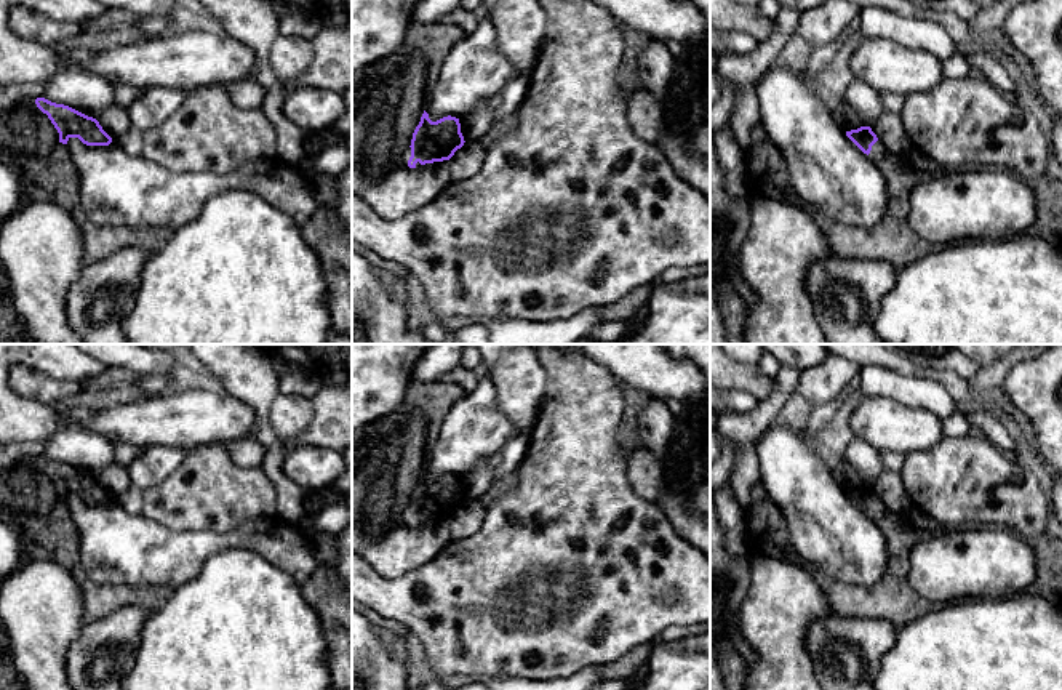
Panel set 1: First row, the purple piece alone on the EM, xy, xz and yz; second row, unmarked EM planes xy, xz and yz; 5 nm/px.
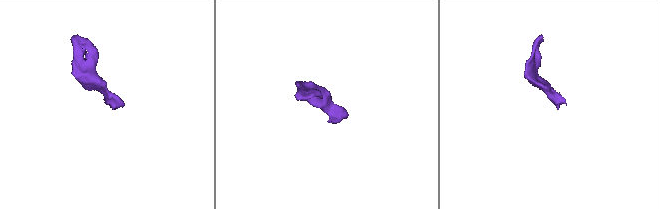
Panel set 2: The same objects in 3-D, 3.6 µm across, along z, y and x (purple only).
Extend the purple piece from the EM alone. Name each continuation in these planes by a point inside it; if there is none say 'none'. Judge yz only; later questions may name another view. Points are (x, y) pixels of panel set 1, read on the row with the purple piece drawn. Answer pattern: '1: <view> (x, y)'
1: yz (893, 239)

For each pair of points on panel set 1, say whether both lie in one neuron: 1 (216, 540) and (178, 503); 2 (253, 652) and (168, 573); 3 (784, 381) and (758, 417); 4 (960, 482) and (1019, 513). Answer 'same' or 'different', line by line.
1: different
2: different
3: same
4: same

